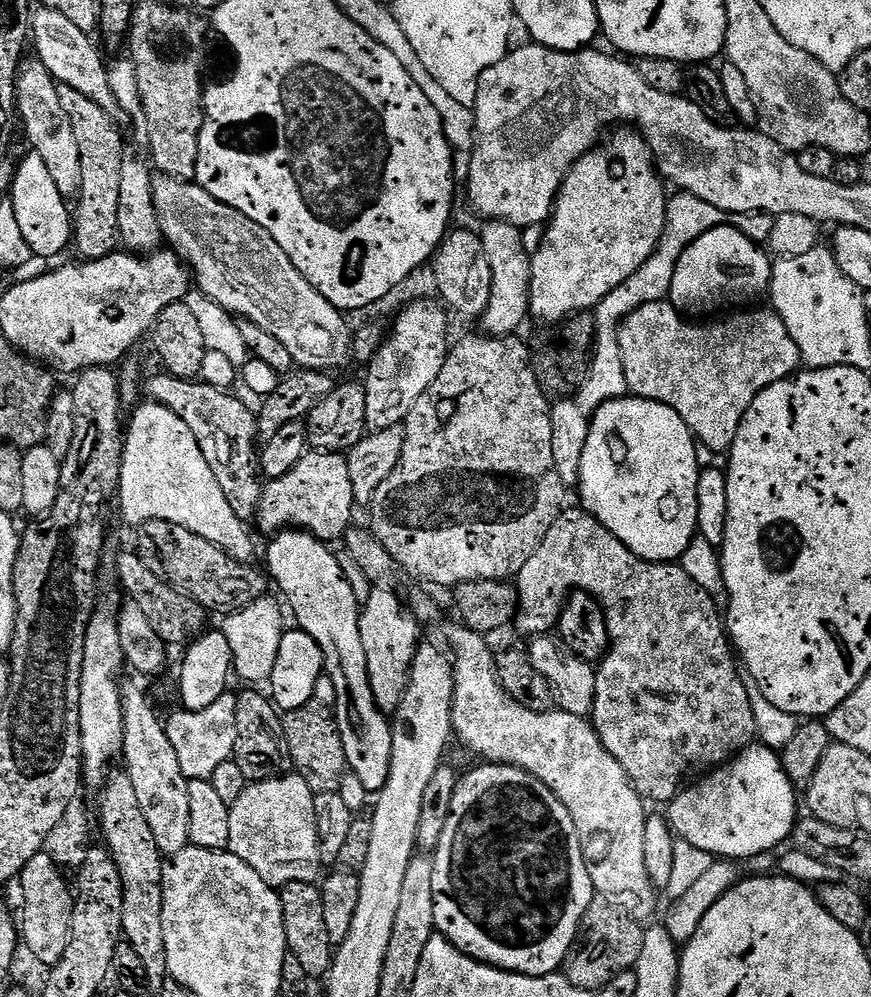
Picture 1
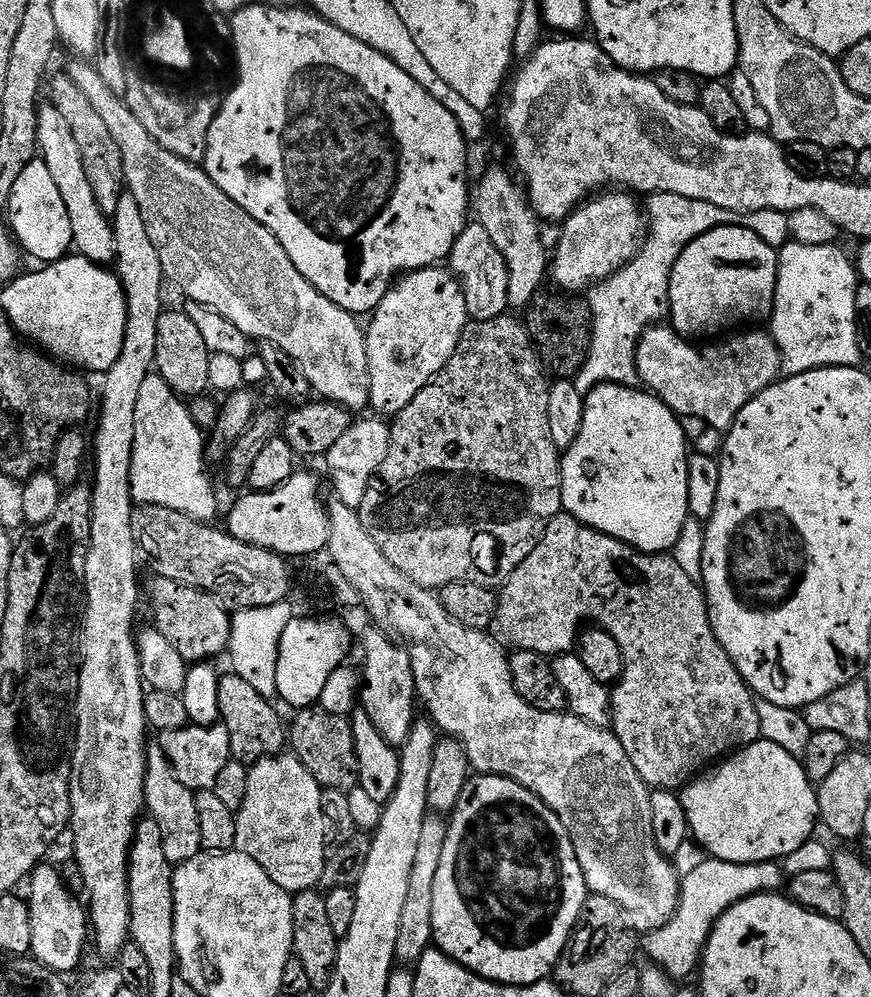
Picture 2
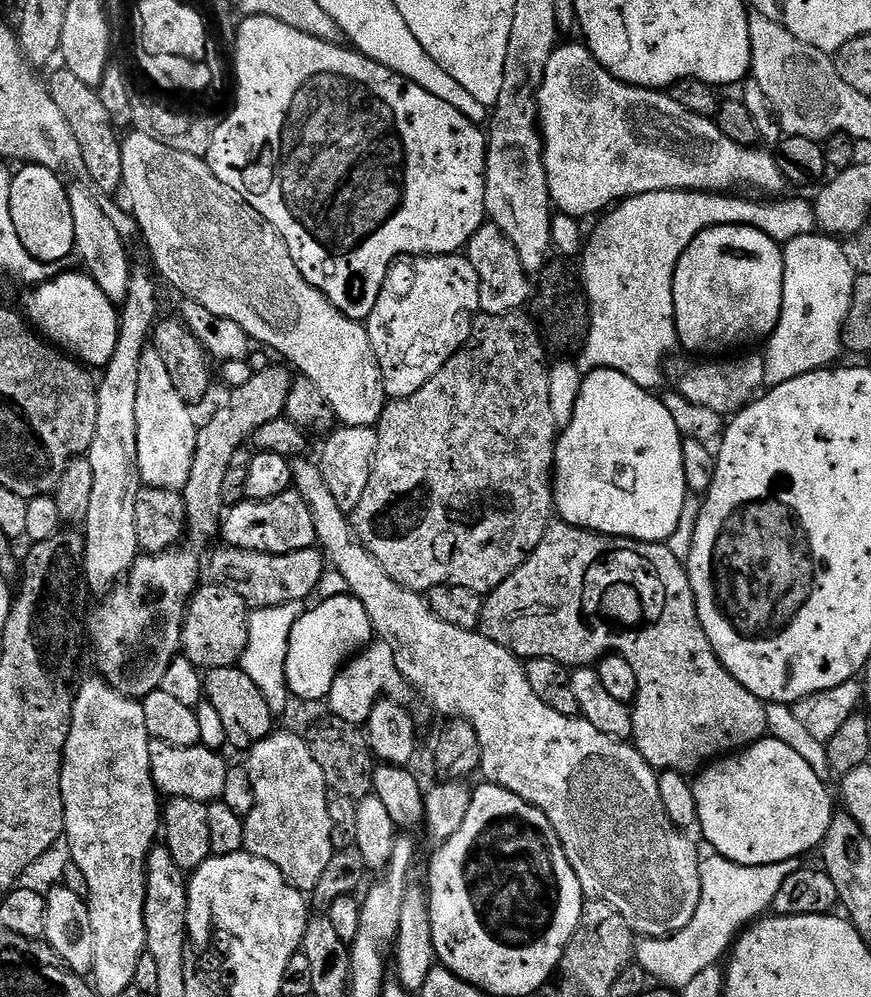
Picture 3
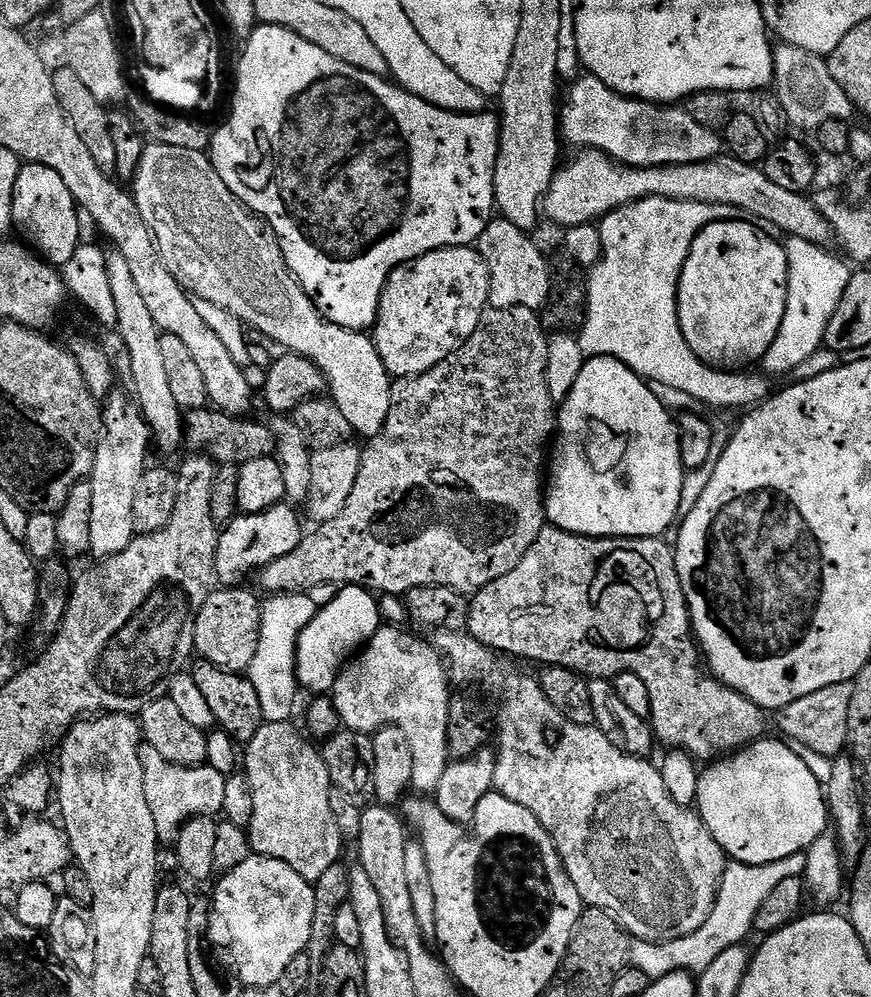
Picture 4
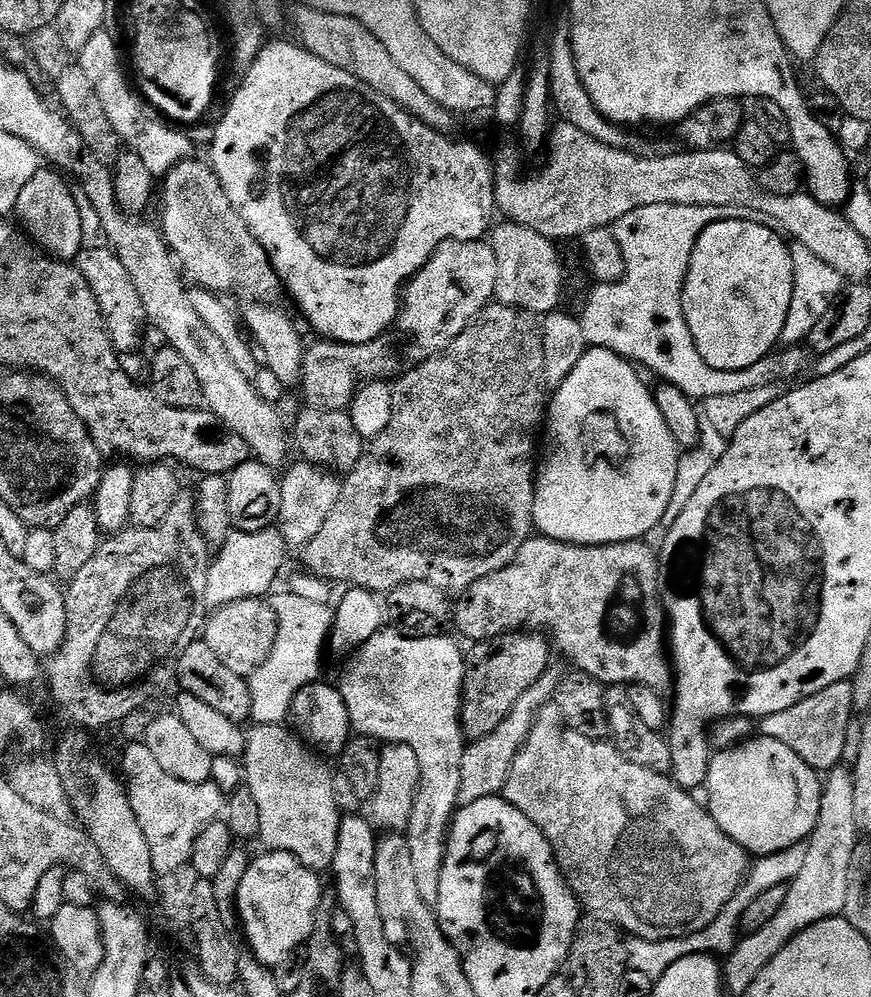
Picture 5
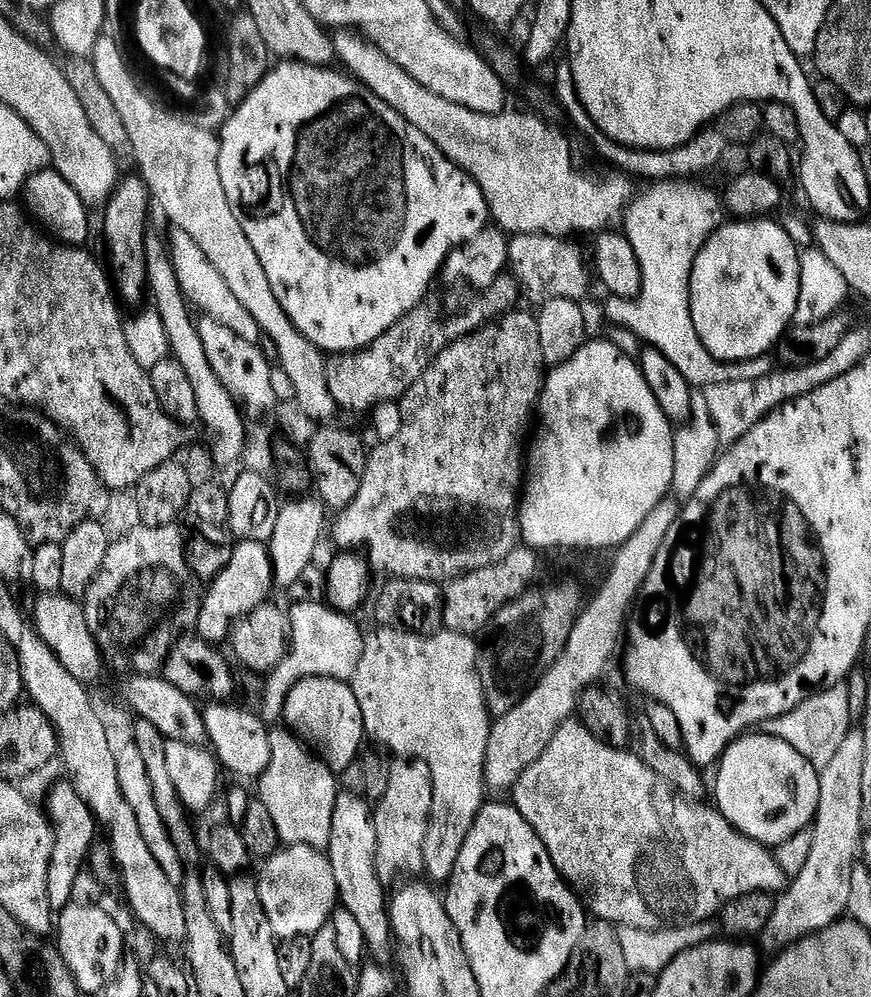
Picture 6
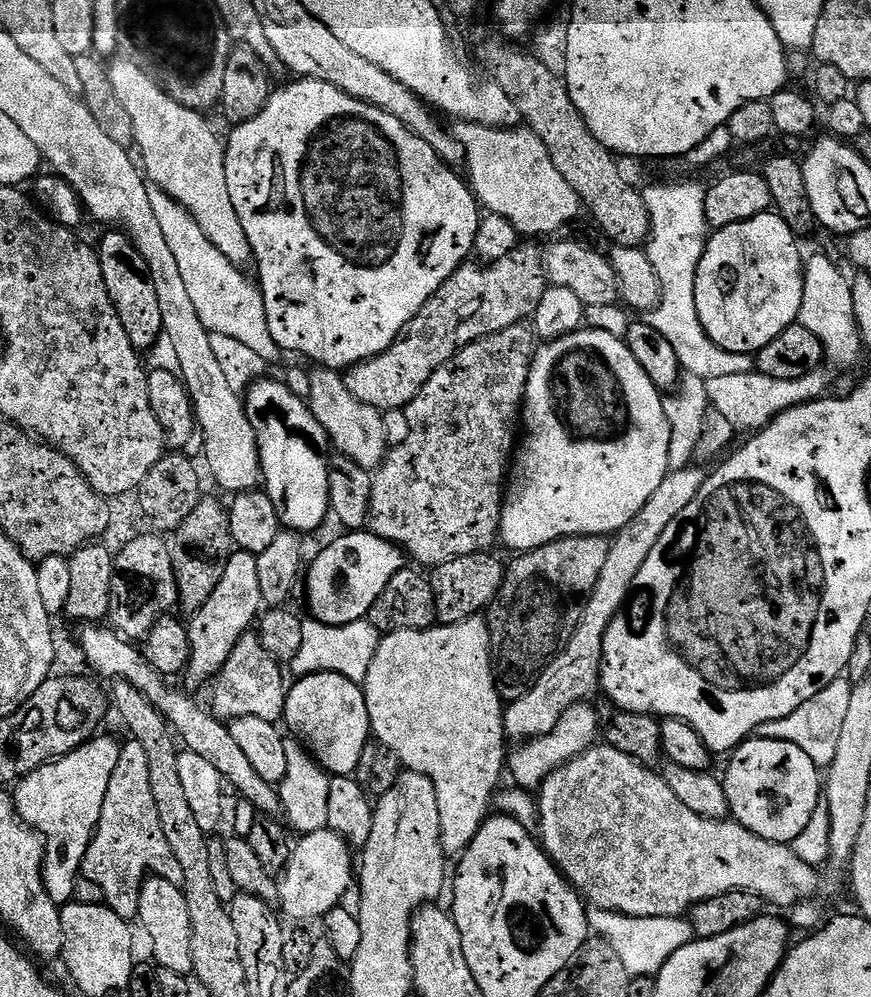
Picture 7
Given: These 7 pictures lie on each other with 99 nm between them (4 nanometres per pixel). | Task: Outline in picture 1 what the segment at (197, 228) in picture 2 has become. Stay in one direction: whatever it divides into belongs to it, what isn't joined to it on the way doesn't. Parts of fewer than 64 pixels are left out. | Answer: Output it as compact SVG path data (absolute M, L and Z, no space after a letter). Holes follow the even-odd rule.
M37 7L30 16L30 38L32 47L36 52L35 57L42 62L47 68L47 72L51 74L57 83L70 86L71 89L78 91L80 94L90 98L92 102L98 103L100 108L105 109L110 115L115 115L119 108L117 100L114 98L113 91L110 90L110 82L108 78L108 69L106 60L103 60L99 50L92 42L93 37L74 25L74 22L53 8ZM163 174L153 175L154 210L158 210L158 226L163 243L172 249L186 263L194 277L195 287L204 292L218 306L231 312L236 318L254 322L254 326L262 326L269 334L274 334L286 350L290 350L293 365L300 368L317 370L333 370L340 368L350 360L352 336L345 313L336 308L286 258L286 250L274 242L274 238L258 222L246 218L242 210L234 210L234 206L226 206L218 202L202 186L195 182L176 180Z

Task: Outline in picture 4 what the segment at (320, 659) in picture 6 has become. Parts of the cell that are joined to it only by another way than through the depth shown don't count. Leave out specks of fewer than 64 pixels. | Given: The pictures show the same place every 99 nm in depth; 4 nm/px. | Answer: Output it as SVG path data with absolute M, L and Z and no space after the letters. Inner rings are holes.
M272 594L261 607L261 630L258 650L246 671L254 690L258 690L258 702L262 702L262 714L269 724L289 723L292 703L296 700L296 647L298 638L306 626L316 617L318 604L308 594ZM268 600L268 601L267 601Z

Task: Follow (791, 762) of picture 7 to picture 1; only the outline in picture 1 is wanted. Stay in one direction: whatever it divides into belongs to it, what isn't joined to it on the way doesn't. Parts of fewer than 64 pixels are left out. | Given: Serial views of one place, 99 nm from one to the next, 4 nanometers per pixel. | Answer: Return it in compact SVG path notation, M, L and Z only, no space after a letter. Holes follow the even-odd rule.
M753 742L727 764L689 783L667 805L668 823L679 839L728 862L743 862L764 851L776 852L796 826L798 789L784 773L781 757Z

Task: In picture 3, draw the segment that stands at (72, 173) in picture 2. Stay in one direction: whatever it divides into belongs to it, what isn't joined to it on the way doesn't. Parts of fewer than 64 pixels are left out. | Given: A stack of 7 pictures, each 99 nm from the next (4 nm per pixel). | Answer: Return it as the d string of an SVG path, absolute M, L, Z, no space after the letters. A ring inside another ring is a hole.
M71 185L68 188L70 198L70 215L74 218L74 242L76 243L74 252L84 263L83 271L91 276L94 283L101 288L112 302L123 305L126 294L130 290L130 276L134 264L128 261L128 248L126 238L118 234L118 229L106 218L106 210L103 203L93 194L93 191L82 185ZM93 196L93 197L92 197Z

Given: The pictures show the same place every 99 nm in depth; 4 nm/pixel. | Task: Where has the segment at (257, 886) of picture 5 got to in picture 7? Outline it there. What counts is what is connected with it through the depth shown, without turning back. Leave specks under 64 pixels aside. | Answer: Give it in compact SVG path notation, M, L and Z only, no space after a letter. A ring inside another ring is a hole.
M326 827L317 832L301 835L295 841L288 867L279 877L280 899L279 907L284 907L283 915L292 920L316 920L327 916L329 910L337 907L340 900L348 892L348 887L354 884L353 849L347 840L337 832Z

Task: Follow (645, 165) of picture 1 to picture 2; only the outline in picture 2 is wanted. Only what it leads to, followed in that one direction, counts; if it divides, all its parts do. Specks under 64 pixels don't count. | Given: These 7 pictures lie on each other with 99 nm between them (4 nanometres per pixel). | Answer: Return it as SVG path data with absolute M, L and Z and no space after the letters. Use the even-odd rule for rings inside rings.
M608 190L593 195L563 221L561 240L550 256L550 280L557 289L580 294L613 276L640 253L648 234L645 209L635 195L624 190Z

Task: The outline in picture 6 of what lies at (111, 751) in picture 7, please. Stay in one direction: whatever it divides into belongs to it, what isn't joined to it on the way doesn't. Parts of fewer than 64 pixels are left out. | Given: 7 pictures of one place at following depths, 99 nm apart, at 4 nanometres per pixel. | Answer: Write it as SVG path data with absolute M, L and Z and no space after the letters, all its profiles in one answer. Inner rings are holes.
M70 782L63 783L53 786L52 793L48 796L48 804L46 803L46 815L52 821L52 828L56 831L54 854L50 858L48 871L48 893L53 910L65 908L72 903L74 882L89 863L90 853L97 843L96 832L98 833L96 815L92 813L88 803L80 797L78 790Z

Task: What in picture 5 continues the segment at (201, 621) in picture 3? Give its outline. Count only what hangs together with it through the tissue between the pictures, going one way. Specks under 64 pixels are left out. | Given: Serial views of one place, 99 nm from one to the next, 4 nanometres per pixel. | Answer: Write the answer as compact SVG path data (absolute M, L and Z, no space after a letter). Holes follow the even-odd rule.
M261 597L240 599L221 605L209 615L204 627L204 639L214 654L234 674L250 678L273 653L278 634L278 616L272 604Z

